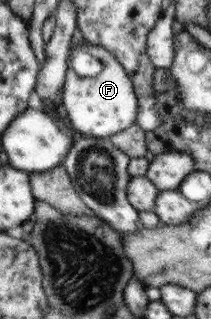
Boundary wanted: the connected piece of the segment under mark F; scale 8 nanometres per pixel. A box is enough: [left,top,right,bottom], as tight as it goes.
[60,43,138,138]

